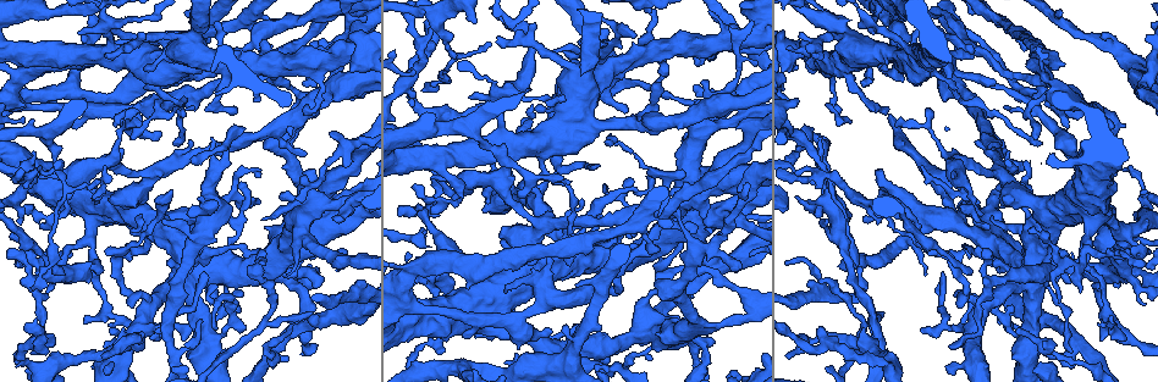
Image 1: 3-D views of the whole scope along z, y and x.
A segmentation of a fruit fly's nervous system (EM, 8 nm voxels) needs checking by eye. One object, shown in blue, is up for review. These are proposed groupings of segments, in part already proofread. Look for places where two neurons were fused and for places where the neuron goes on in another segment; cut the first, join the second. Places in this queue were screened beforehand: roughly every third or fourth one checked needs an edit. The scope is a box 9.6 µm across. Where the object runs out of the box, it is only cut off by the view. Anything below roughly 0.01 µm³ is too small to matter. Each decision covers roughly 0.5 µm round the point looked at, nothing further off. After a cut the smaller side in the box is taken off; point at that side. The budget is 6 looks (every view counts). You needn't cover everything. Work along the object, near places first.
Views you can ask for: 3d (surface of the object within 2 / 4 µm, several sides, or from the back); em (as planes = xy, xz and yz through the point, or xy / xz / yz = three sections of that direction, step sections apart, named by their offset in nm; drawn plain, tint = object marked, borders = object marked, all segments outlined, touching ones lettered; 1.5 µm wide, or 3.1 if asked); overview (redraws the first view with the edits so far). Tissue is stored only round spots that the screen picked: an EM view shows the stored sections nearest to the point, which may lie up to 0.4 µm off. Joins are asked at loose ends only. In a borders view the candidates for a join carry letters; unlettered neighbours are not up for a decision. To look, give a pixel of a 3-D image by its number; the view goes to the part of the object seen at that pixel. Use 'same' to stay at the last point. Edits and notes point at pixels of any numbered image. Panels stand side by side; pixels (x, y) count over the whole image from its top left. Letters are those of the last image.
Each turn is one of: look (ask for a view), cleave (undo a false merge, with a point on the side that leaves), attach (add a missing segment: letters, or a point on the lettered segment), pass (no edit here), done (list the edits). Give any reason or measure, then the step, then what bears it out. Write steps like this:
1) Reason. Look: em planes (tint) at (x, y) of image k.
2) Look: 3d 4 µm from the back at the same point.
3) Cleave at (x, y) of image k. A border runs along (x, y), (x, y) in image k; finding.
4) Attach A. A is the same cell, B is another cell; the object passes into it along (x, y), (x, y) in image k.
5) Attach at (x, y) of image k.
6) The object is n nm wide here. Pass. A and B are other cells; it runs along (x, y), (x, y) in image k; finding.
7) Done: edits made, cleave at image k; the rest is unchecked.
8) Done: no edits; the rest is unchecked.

Side arm on a straight run. Look: 3d 2 µm at (824, 175) of image 1.

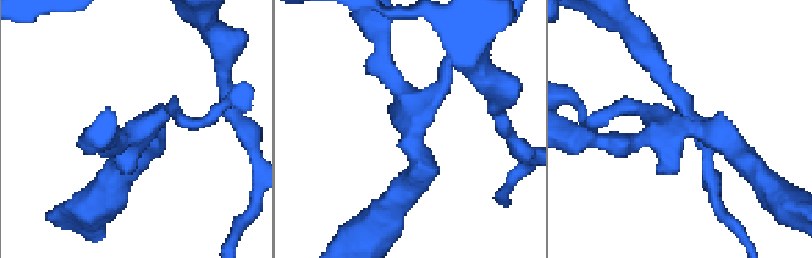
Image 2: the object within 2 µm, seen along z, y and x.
3 arms meet here; need the tissue. Look: em yz step 8 (tint) at (687, 133) of image 2.

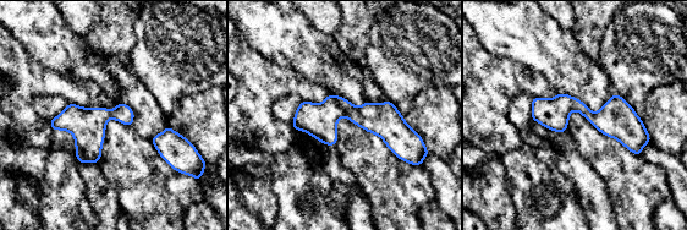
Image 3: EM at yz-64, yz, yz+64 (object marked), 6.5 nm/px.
Look: em yz step 8 (borders) at the same point.

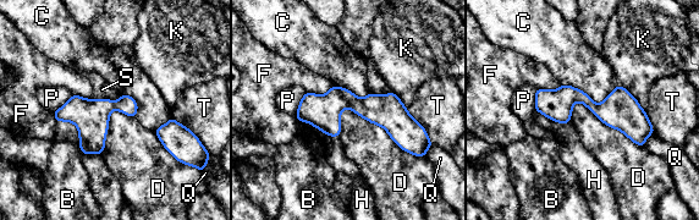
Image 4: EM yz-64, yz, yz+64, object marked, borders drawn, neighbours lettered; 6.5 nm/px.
The object is 170 nm wide here; the longest contact is with D, 600 nm. Pass. B, C, D, F, H, K, P, Q, S and T are other cells; all the same neuron.

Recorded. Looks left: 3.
Tapers out. Look: em yz step 4 (tint) at (100, 179) of image 1.

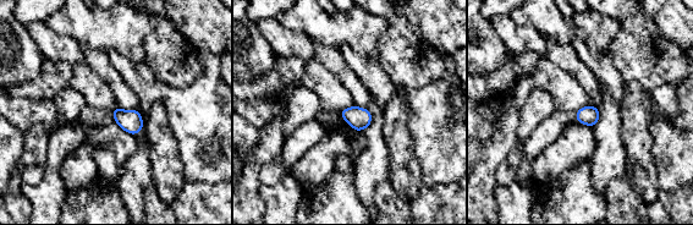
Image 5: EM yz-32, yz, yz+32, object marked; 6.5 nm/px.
Look: em planes (borders) at the same point.

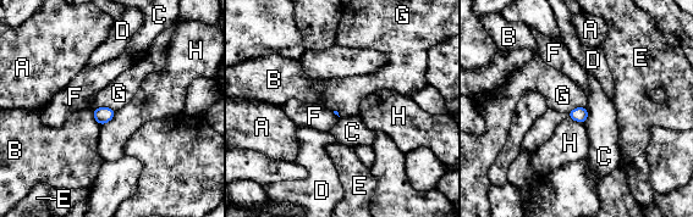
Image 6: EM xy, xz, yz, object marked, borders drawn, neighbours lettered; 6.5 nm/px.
Pass. A, B, C, D, E, F, G and H are other cells; a border runs along (93, 109), (110, 107), (114, 111) in image 6; none of them fits.

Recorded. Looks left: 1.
Done: no edits; the rest is unchecked.

